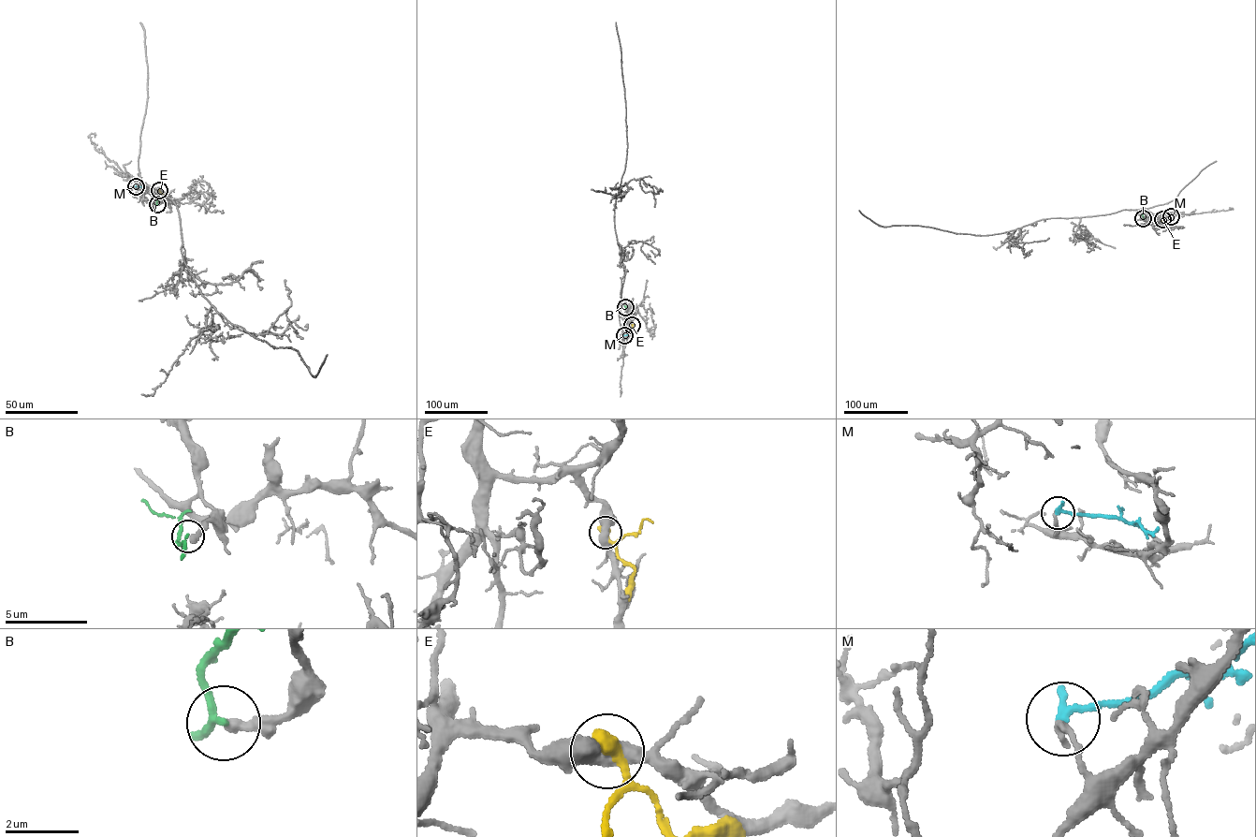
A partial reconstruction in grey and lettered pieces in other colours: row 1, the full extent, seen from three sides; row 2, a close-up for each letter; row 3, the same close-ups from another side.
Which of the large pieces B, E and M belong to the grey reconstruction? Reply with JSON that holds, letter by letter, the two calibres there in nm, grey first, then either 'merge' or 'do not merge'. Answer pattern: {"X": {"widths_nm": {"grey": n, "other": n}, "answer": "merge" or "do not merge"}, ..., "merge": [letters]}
{"B": {"widths_nm": {"grey": 360, "other": 160}, "answer": "do not merge"}, "E": {"widths_nm": {"grey": 480, "other": 440}, "answer": "do not merge"}, "M": {"widths_nm": {"grey": 200, "other": 260}, "answer": "do not merge"}, "merge": []}

